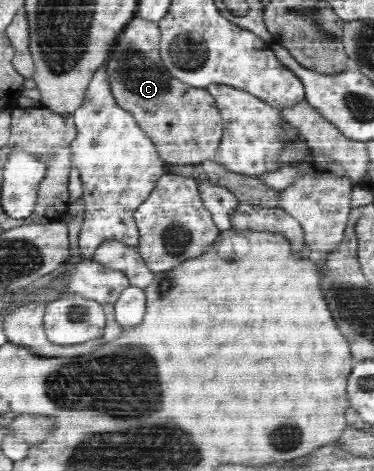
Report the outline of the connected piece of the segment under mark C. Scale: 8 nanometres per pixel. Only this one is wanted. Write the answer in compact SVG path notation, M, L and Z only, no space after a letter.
M137 16L130 20L105 62L110 91L117 103L134 115L166 165L214 161L224 130L221 112L206 89L184 84L166 70L160 56L160 40L157 23Z

